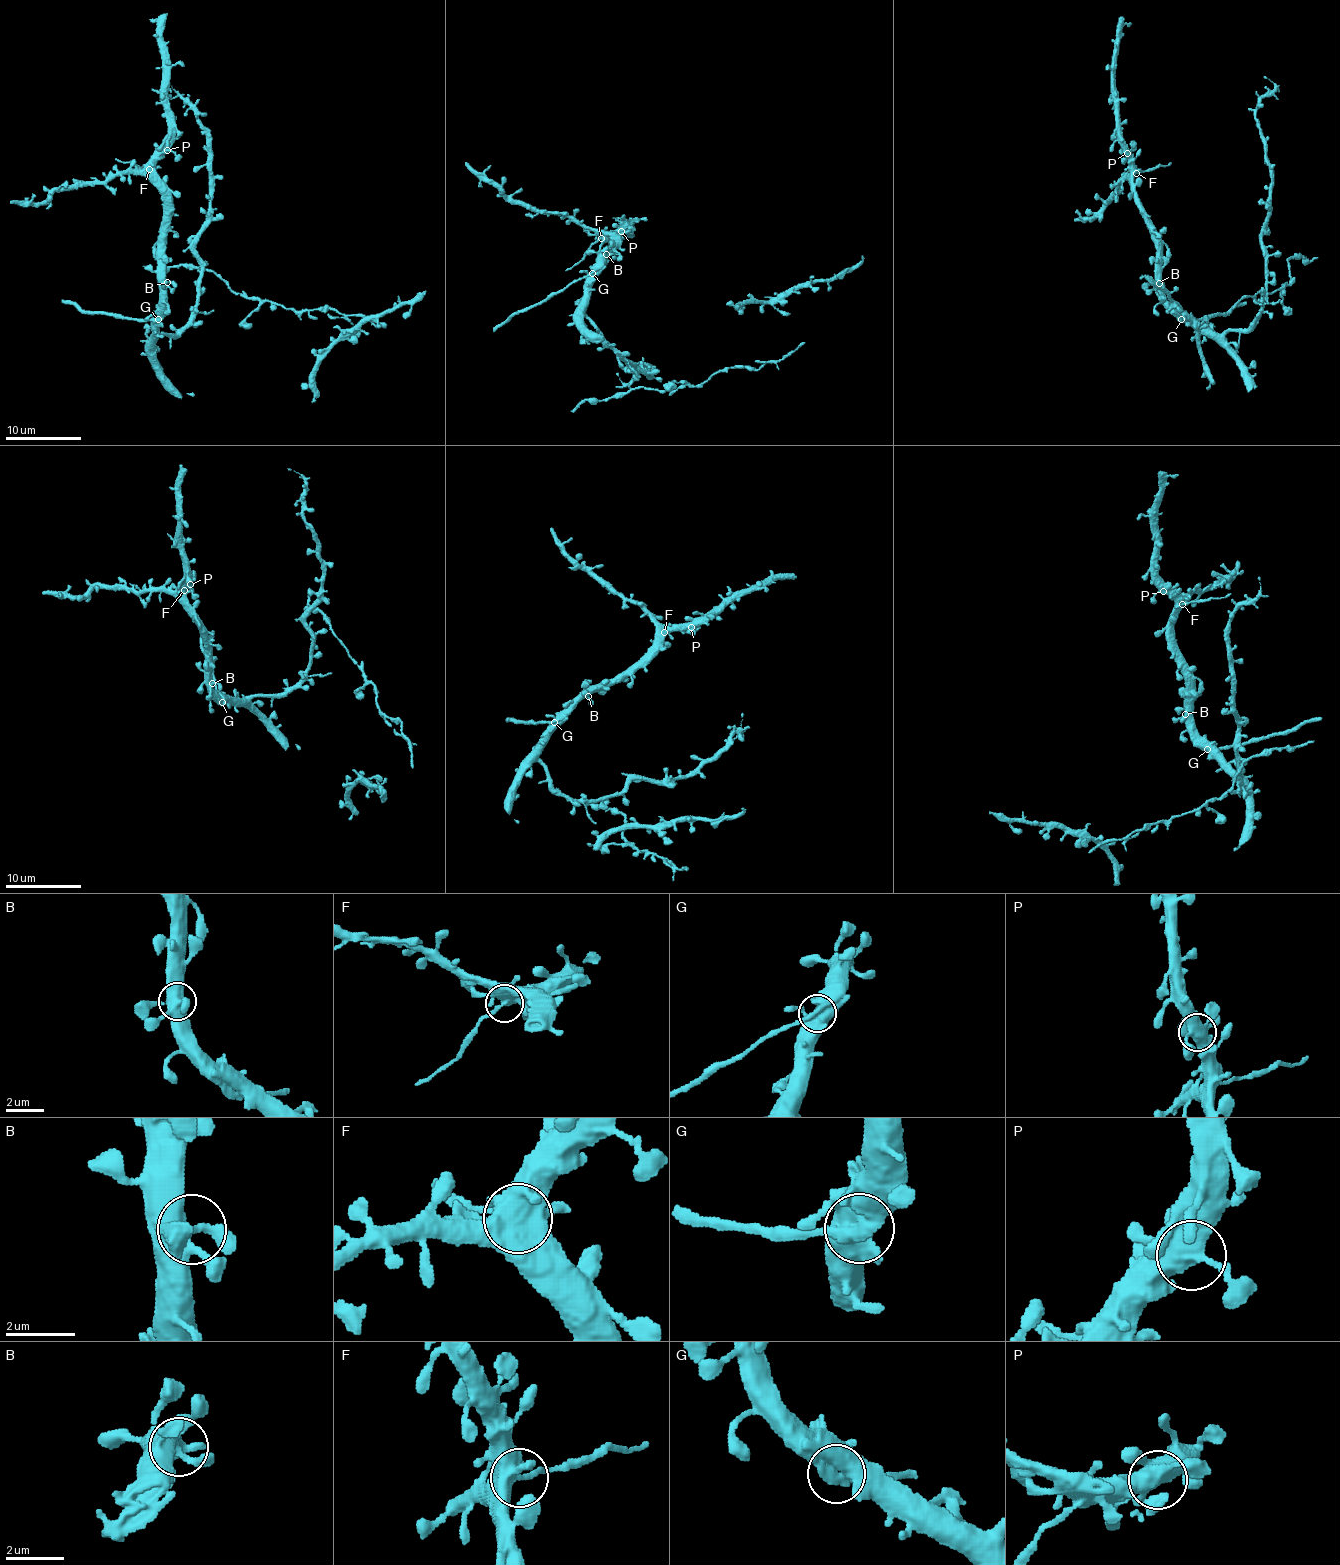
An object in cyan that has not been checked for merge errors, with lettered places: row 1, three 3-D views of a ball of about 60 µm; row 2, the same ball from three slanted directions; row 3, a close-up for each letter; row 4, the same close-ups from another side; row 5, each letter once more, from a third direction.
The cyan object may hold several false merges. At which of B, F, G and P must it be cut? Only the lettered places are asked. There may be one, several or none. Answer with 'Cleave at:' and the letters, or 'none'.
Cleave at: F, G

